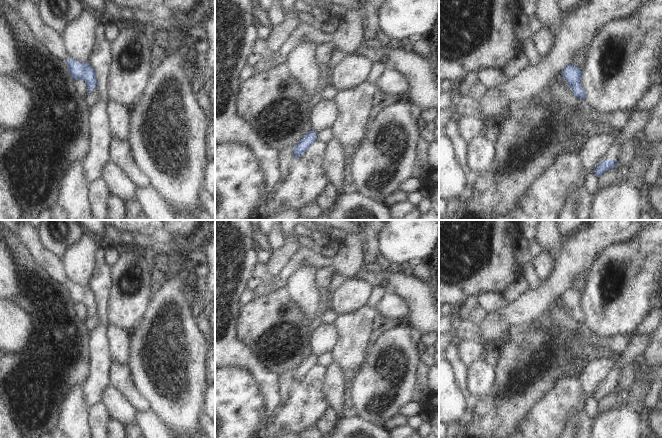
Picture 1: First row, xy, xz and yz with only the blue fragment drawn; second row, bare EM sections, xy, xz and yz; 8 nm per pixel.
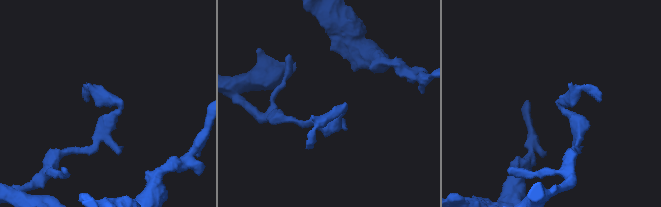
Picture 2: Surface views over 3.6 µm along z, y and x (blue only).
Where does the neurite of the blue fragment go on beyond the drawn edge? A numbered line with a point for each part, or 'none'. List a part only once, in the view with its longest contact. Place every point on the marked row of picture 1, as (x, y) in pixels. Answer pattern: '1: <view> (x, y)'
1: yz (613, 153)

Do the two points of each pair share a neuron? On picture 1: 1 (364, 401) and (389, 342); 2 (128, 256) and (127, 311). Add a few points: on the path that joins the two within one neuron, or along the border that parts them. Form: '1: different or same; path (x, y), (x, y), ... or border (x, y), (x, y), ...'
1: same; path (372, 386), (372, 366), (376, 356)
2: same; path (125, 270), (117, 280), (117, 285), (124, 297)

